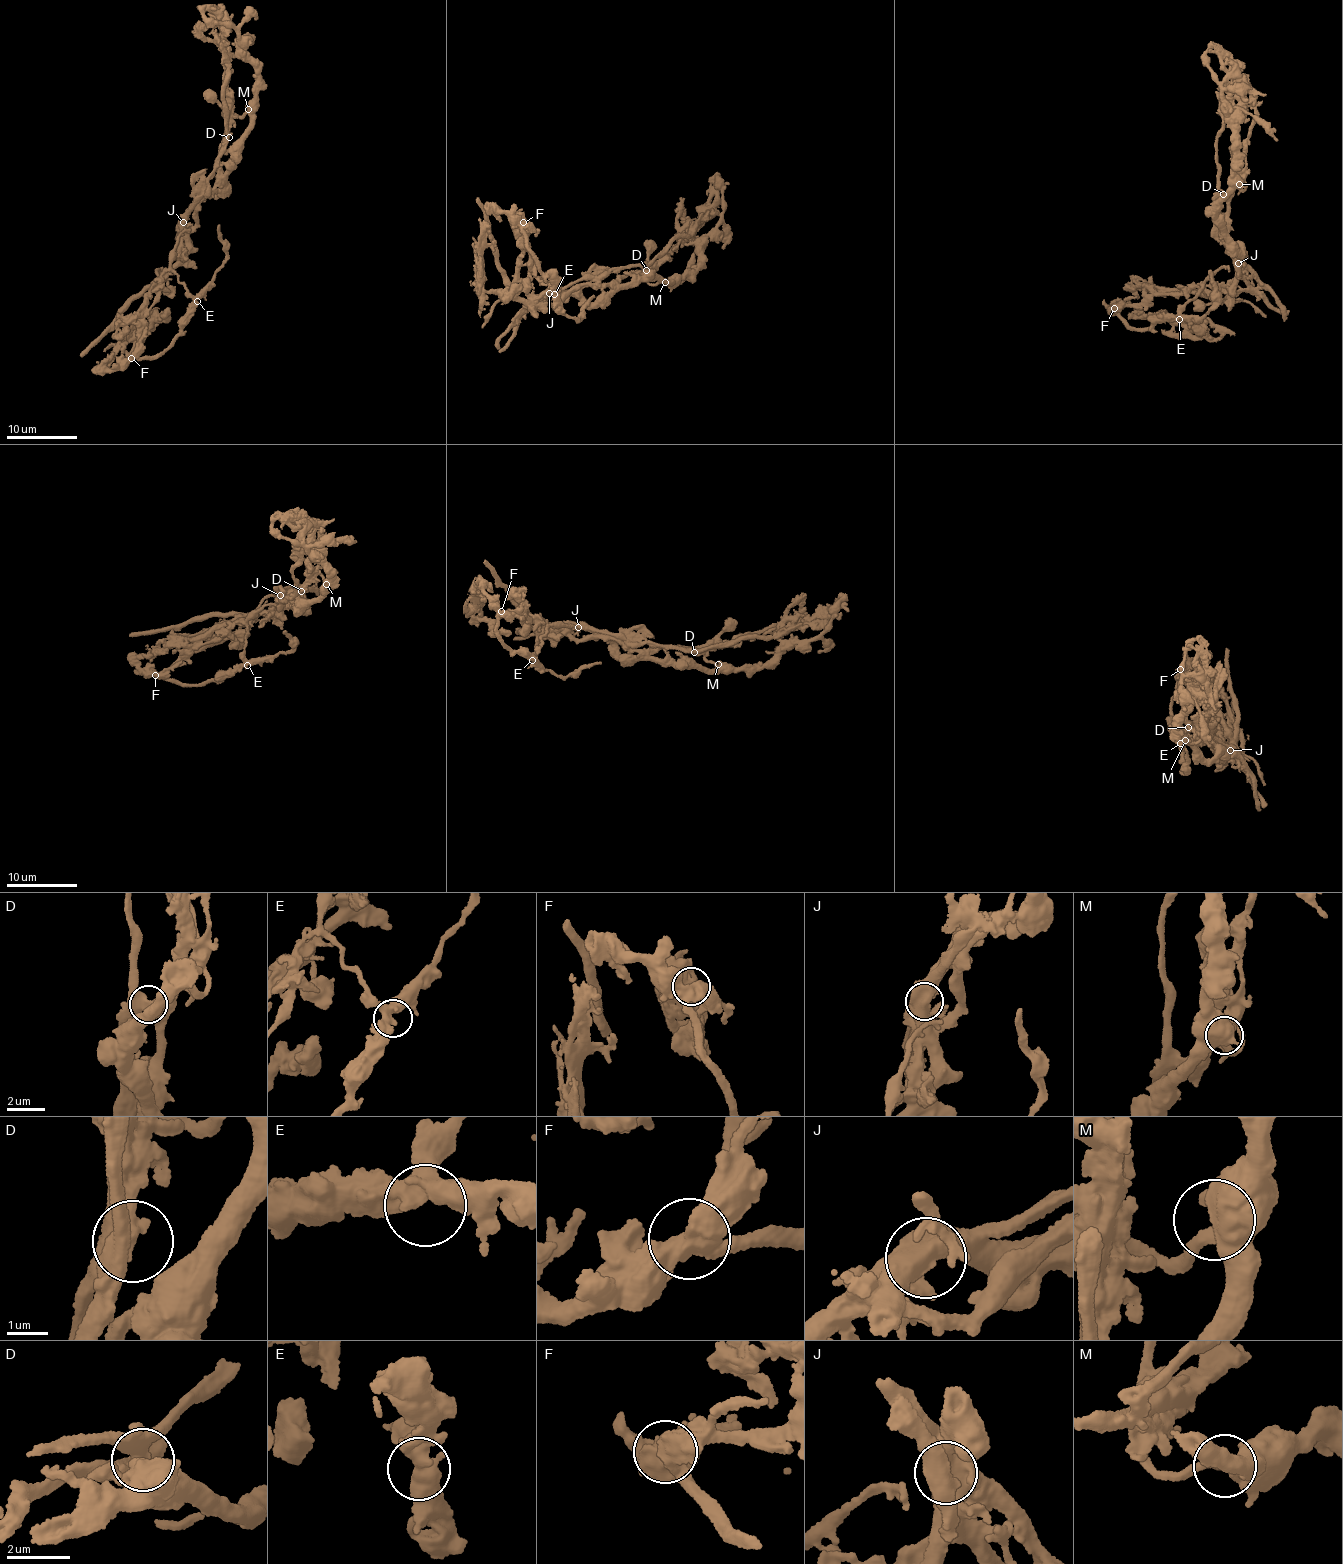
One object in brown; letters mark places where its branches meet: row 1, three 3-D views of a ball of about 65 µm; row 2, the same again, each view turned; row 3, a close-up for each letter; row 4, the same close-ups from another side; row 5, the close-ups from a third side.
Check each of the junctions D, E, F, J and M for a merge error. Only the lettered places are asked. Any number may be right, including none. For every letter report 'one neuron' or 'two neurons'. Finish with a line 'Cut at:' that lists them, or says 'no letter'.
D: two neurons
E: one neuron
F: one neuron
J: two neurons
M: one neuron
Cut at: D, J

